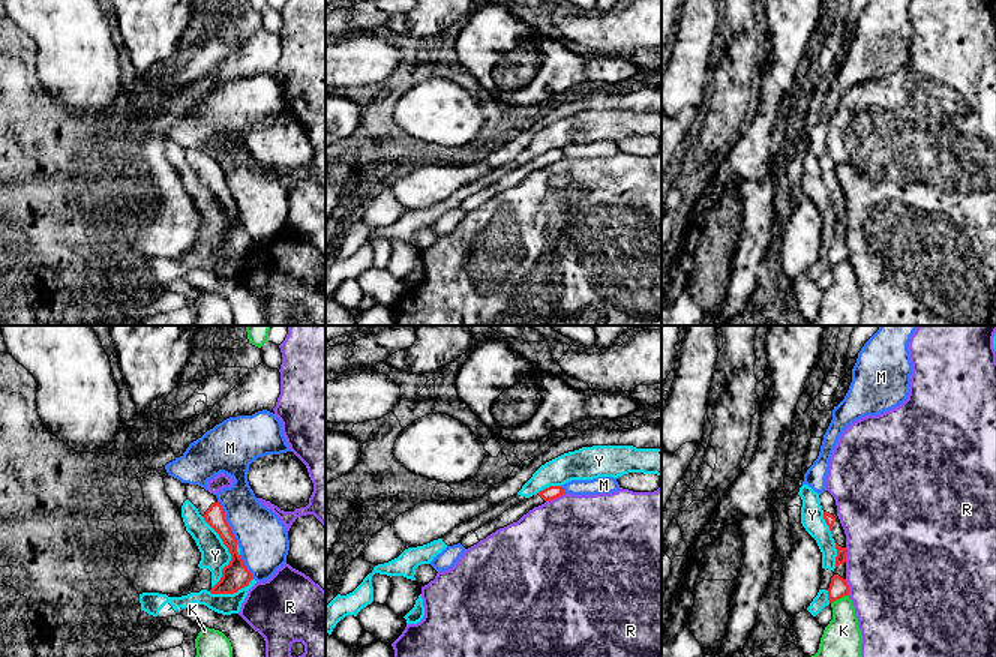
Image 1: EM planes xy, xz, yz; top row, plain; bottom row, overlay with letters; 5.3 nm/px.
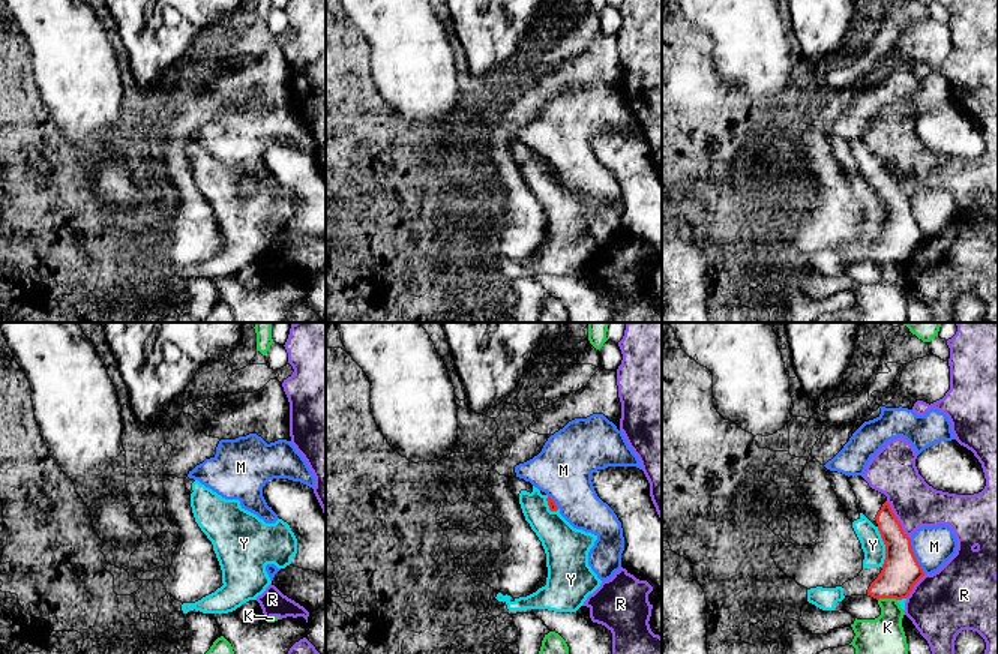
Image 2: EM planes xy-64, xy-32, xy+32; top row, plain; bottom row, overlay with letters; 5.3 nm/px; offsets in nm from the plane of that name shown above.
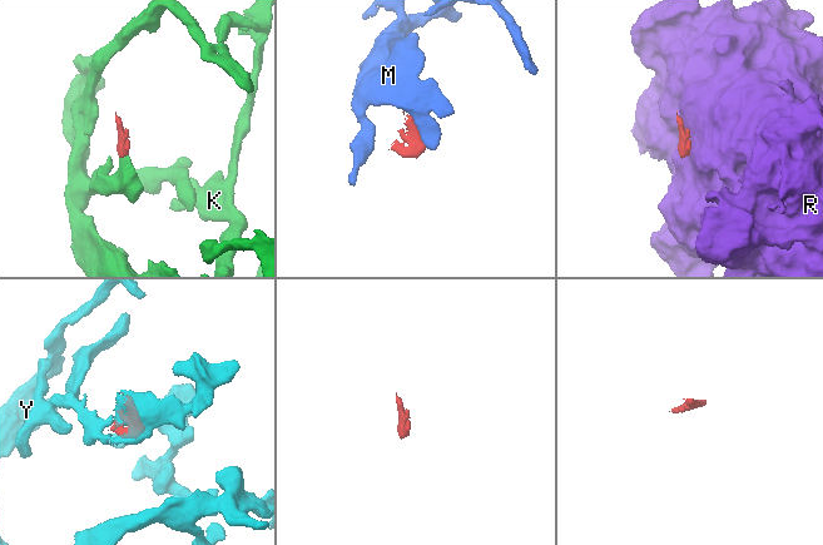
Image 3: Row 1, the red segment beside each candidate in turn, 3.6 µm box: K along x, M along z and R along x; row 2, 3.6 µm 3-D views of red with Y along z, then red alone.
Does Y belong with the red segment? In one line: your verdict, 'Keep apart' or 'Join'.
Keep apart

